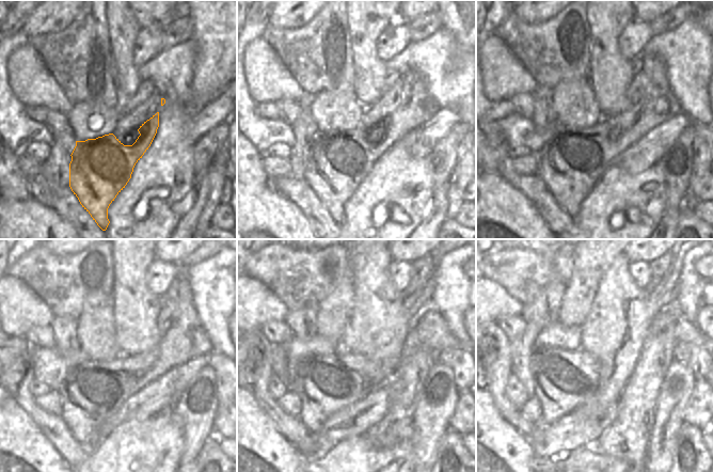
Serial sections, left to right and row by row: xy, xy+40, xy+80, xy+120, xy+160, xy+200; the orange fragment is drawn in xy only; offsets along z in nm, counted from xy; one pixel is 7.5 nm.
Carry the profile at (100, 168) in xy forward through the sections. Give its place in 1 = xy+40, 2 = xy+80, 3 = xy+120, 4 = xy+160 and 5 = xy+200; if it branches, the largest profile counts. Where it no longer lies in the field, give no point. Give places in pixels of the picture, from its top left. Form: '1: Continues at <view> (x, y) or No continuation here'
1: Continues at xy+40 (336, 163)
2: Continues at xy+80 (572, 160)
3: Continues at xy+120 (91, 390)
4: Continues at xy+160 (325, 383)
5: Continues at xy+200 (564, 380)

